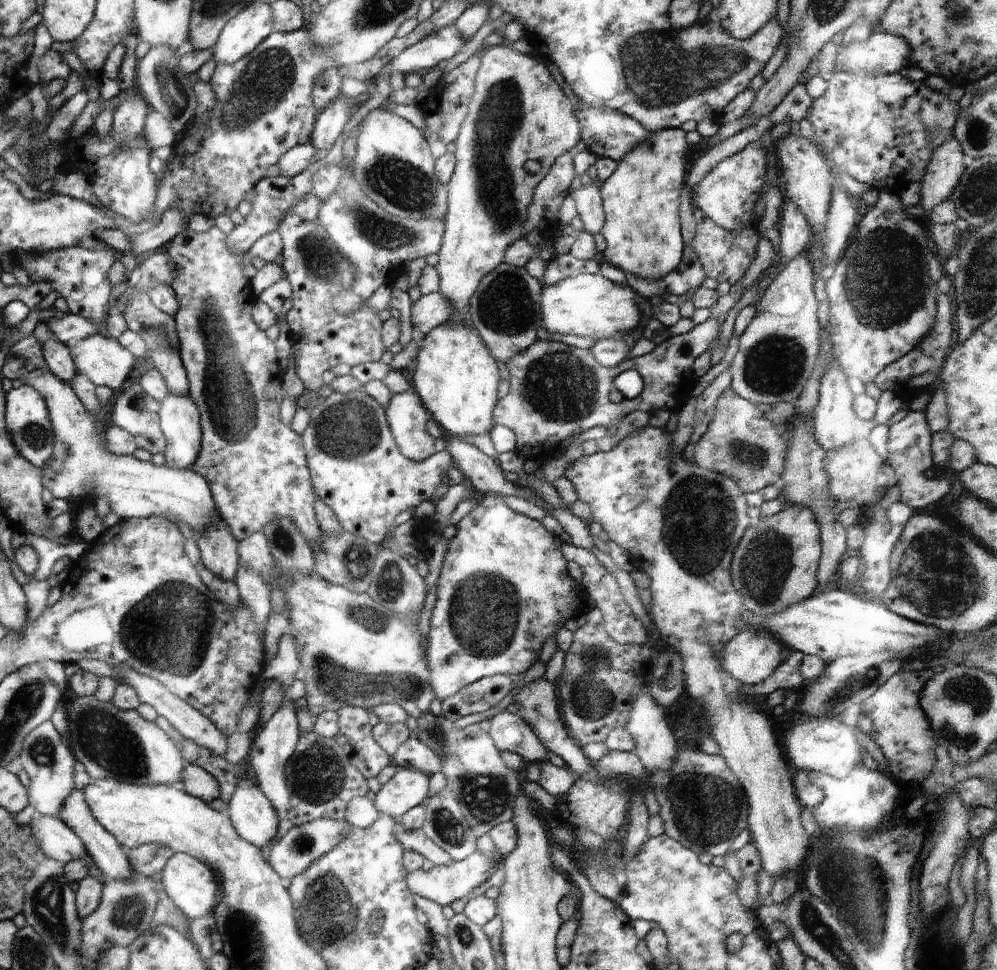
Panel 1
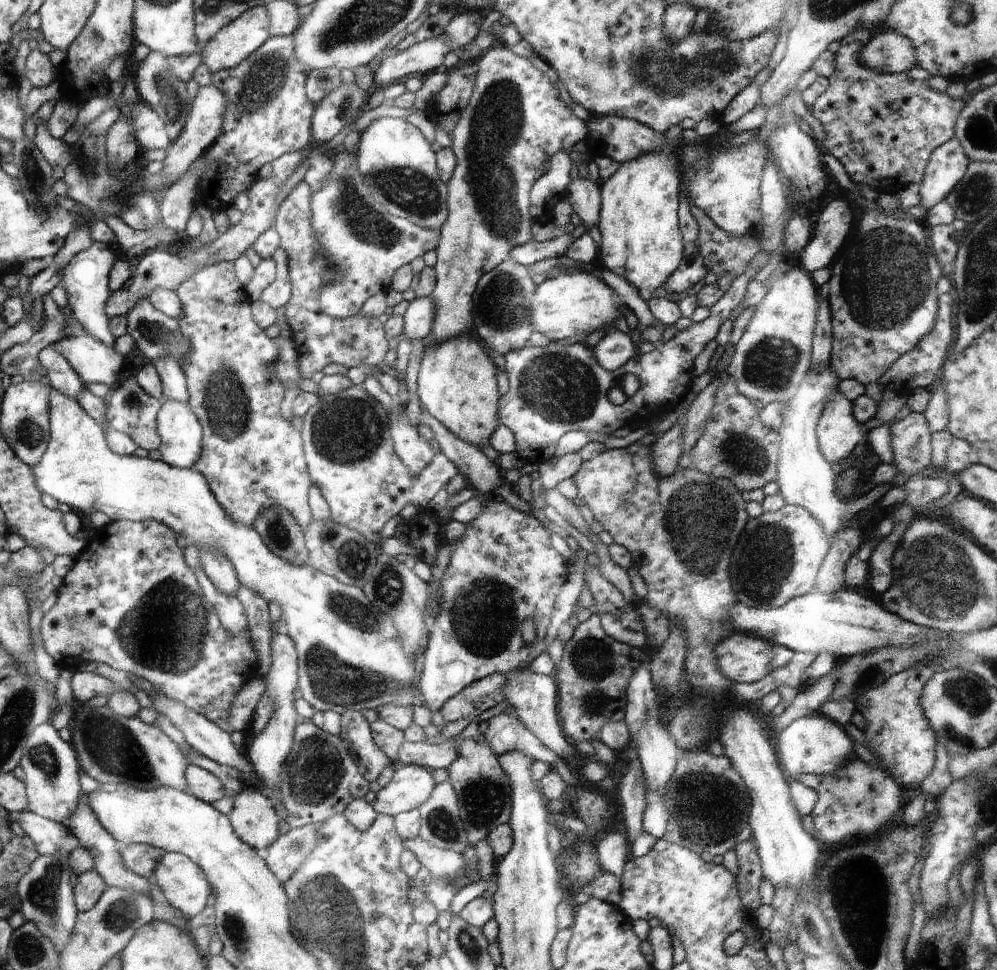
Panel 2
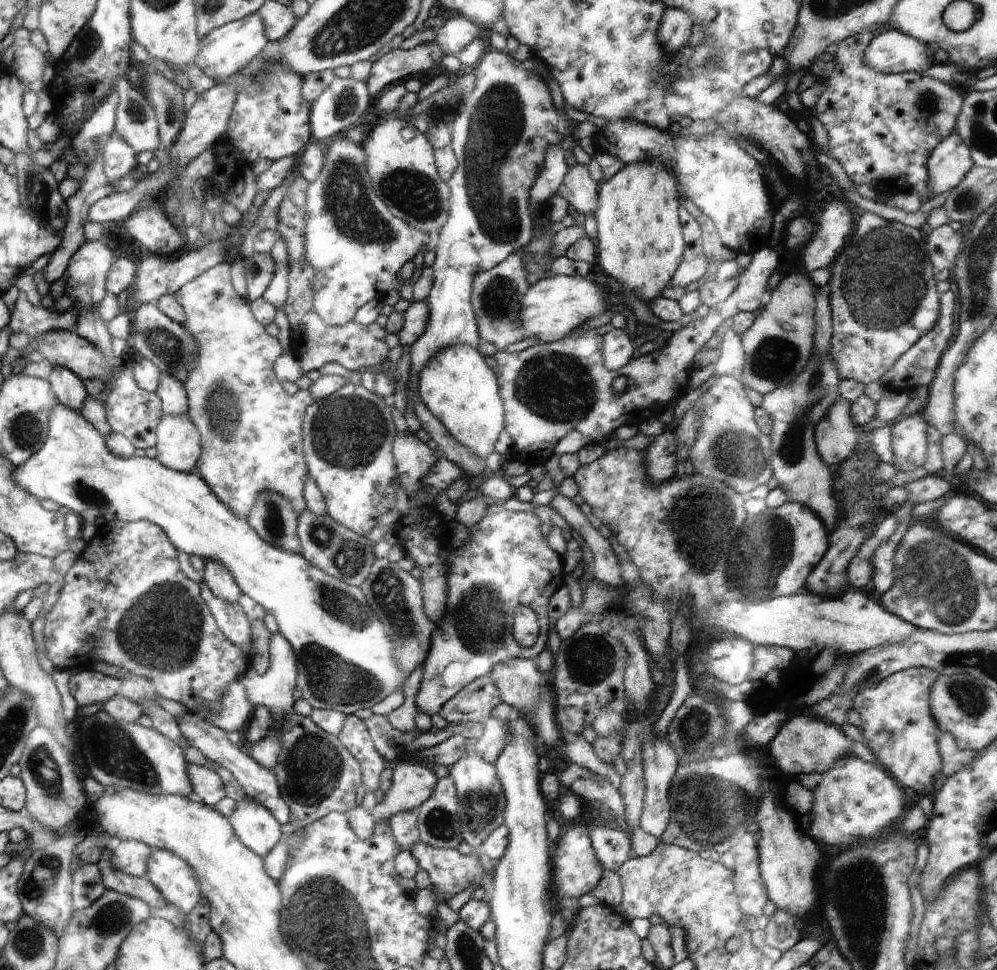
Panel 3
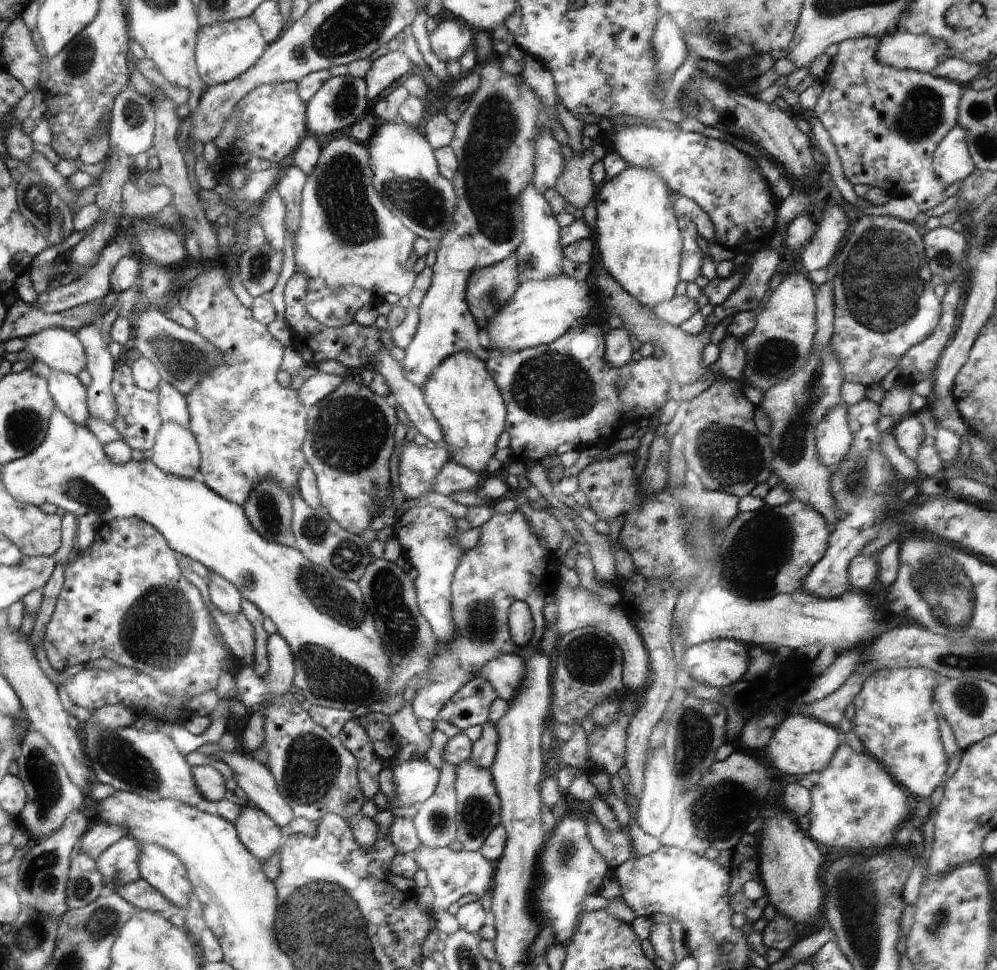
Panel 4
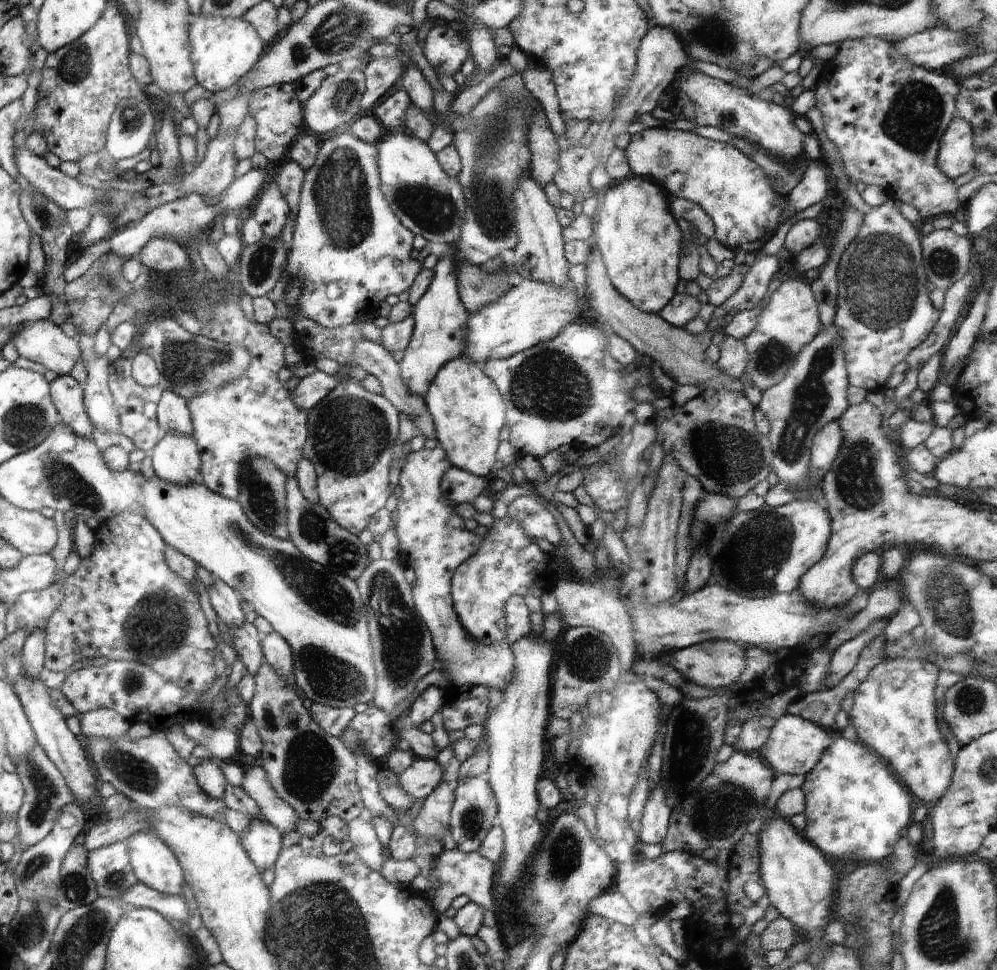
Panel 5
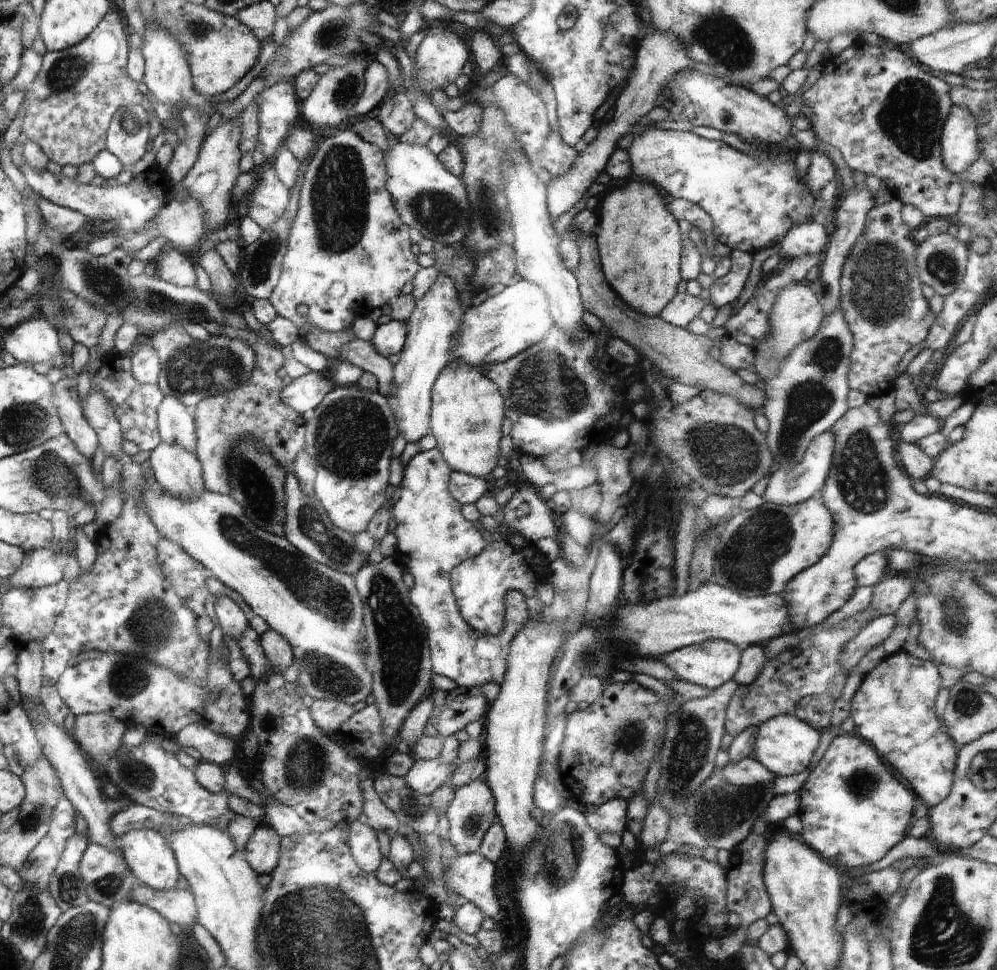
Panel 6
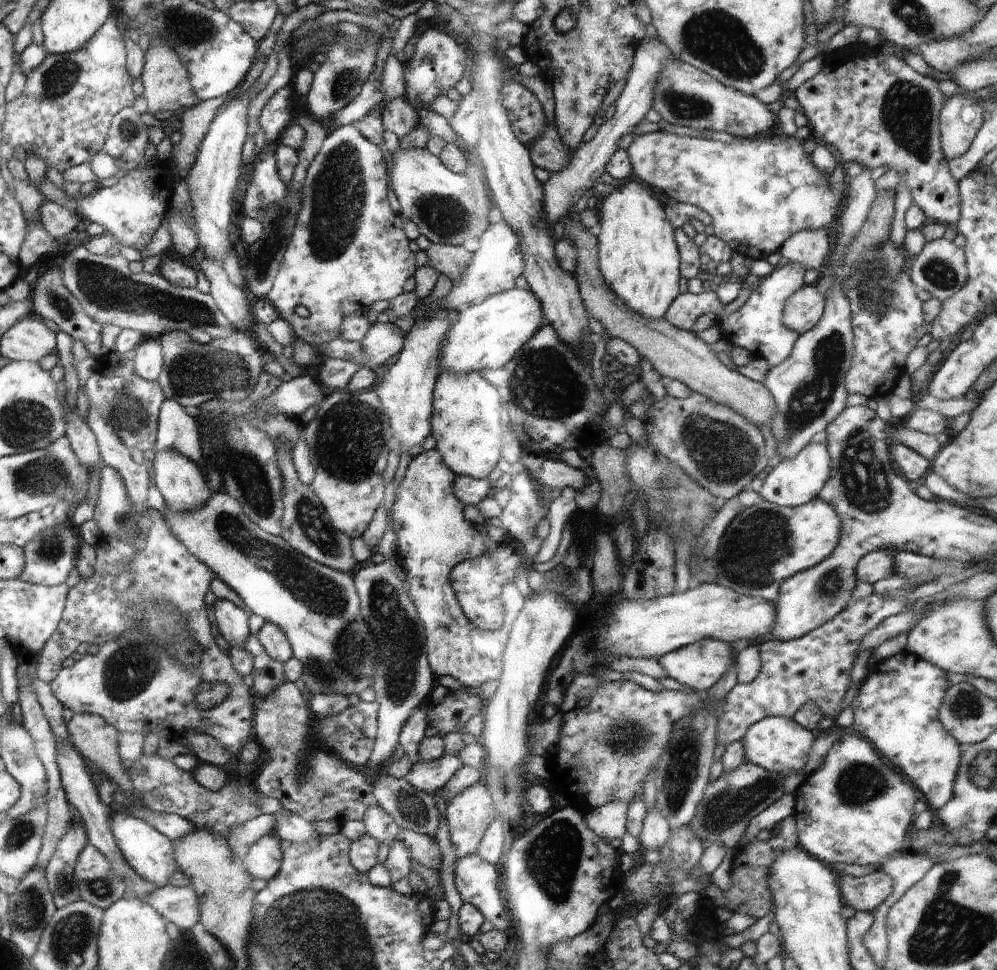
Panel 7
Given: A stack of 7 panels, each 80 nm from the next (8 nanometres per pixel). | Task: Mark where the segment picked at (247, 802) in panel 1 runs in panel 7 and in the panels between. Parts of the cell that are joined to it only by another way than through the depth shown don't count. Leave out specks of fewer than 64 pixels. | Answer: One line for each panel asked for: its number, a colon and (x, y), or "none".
2: (253, 819)
3: (255, 826)
4: (258, 832)
5: (262, 840)
6: (262, 850)
7: (263, 859)

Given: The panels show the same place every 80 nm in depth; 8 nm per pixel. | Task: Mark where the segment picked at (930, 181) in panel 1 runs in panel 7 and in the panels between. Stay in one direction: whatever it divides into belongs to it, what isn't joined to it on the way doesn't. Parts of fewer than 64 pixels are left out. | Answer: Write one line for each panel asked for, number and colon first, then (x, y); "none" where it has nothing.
2: (948, 163)
3: (950, 161)
4: (951, 160)
5: (956, 155)
6: (960, 143)
7: (961, 117)

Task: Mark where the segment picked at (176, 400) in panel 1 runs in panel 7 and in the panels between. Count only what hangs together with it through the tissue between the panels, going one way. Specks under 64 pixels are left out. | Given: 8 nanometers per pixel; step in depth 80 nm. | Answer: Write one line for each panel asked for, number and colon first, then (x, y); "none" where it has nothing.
2: (181, 435)
3: (178, 447)
4: (176, 451)
5: (176, 458)
6: (177, 470)
7: (182, 483)

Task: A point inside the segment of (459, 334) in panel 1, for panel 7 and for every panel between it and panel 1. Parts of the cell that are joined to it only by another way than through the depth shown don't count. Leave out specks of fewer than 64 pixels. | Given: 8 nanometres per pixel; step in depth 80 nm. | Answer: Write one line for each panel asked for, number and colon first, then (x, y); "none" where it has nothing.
2: (457, 384)
3: (458, 387)
4: (463, 397)
5: (468, 411)
6: (467, 411)
7: (466, 425)

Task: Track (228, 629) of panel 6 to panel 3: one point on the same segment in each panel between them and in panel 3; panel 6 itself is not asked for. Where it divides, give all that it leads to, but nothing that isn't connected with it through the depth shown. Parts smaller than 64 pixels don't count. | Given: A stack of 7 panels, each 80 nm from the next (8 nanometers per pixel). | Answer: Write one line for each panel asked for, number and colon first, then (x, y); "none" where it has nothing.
3: (217, 578)
4: (223, 594)
5: (225, 602)

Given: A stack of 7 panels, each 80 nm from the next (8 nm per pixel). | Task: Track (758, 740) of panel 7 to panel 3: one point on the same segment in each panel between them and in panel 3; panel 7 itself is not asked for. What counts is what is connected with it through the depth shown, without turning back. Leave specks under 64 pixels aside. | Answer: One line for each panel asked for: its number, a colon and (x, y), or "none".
3: (804, 745)
4: (800, 745)
5: (794, 746)
6: (785, 745)

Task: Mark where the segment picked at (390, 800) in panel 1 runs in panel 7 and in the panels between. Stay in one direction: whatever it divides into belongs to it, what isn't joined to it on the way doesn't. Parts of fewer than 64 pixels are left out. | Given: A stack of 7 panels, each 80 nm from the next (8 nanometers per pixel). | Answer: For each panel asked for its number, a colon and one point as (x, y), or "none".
2: (411, 785)
3: (412, 783)
4: (415, 780)
5: (423, 775)
6: (425, 776)
7: (430, 777)

